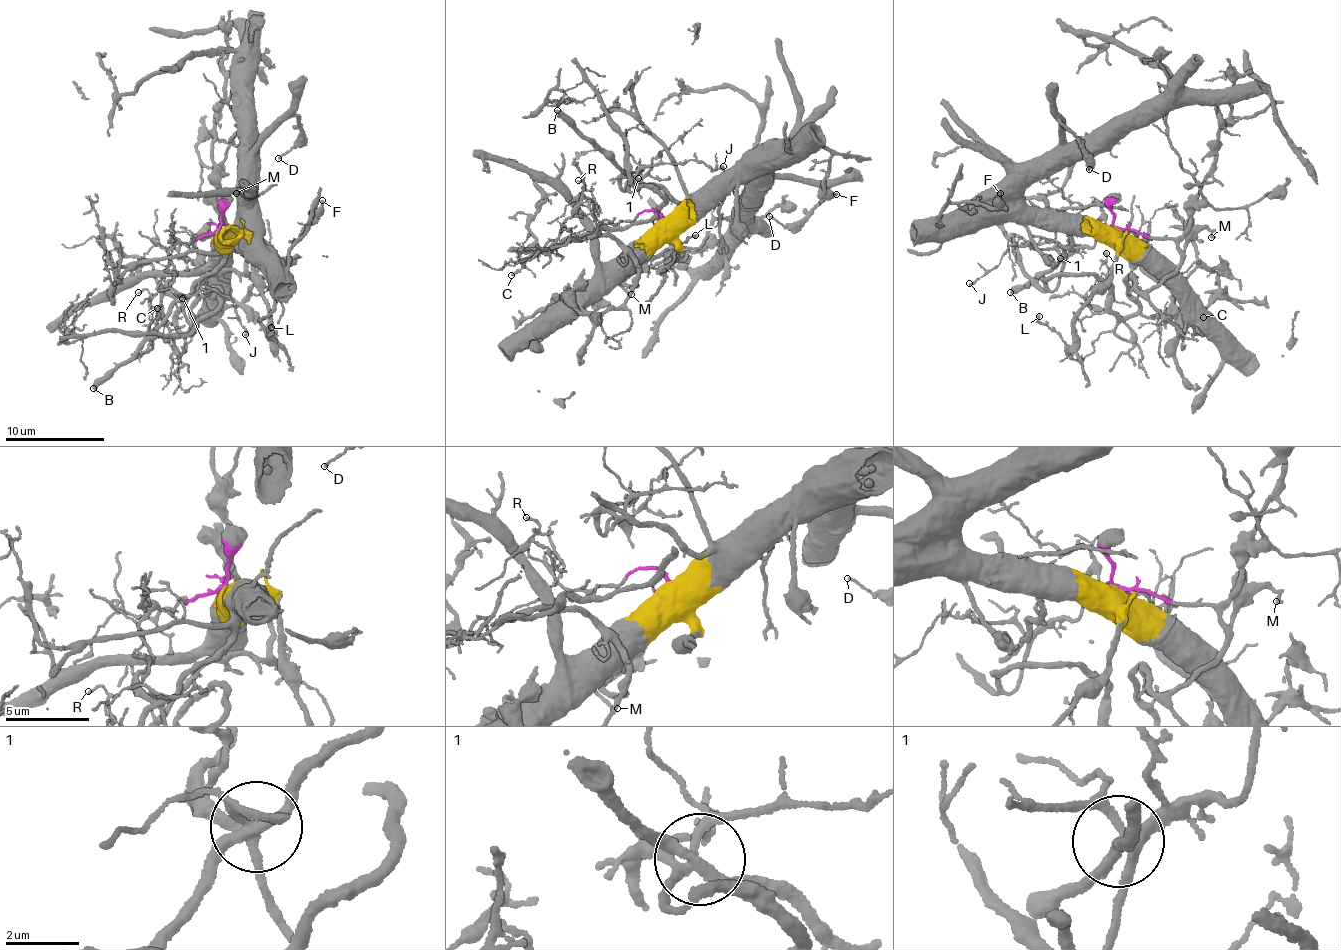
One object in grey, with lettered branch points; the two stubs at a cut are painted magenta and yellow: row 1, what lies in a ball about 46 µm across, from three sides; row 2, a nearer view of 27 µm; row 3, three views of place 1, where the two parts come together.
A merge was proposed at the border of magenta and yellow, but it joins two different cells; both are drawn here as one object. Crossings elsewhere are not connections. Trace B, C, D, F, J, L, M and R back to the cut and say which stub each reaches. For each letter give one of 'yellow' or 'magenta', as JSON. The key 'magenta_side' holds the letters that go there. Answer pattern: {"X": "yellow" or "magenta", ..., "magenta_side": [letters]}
{"B": "yellow", "C": "magenta", "D": "yellow", "F": "yellow", "J": "magenta", "L": "yellow", "M": "magenta", "R": "magenta", "magenta_side": ["C", "J", "M", "R"]}

